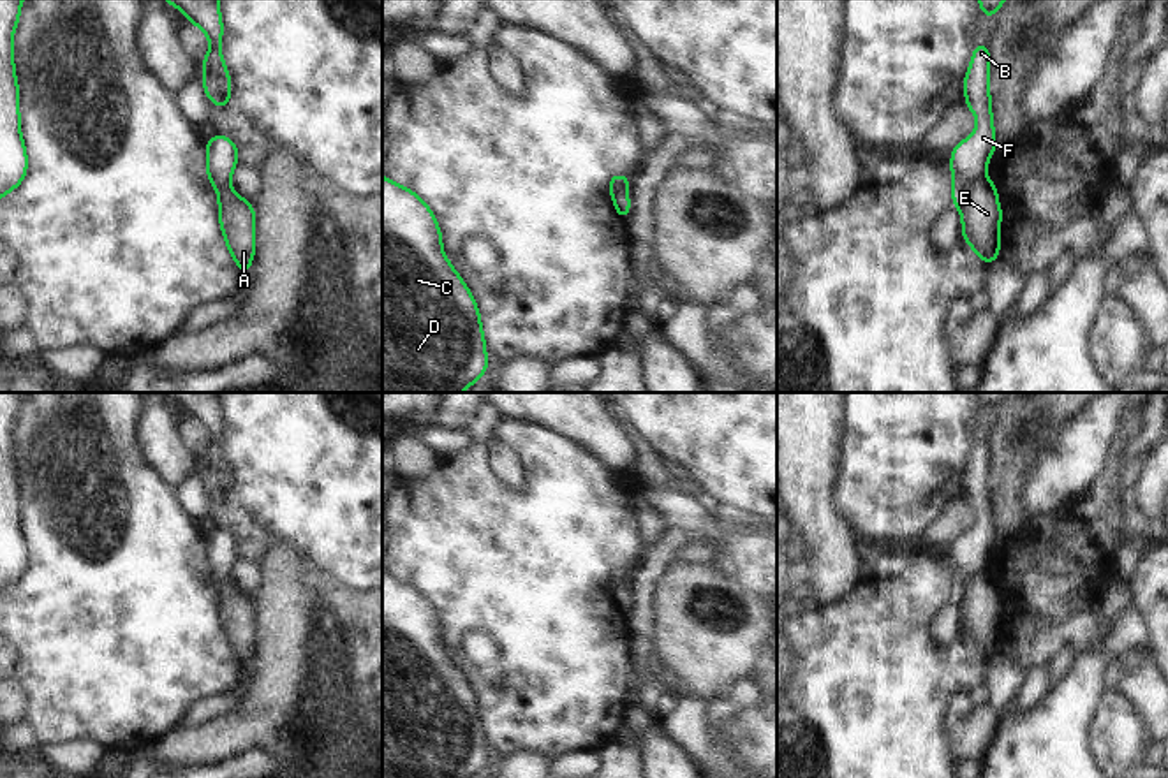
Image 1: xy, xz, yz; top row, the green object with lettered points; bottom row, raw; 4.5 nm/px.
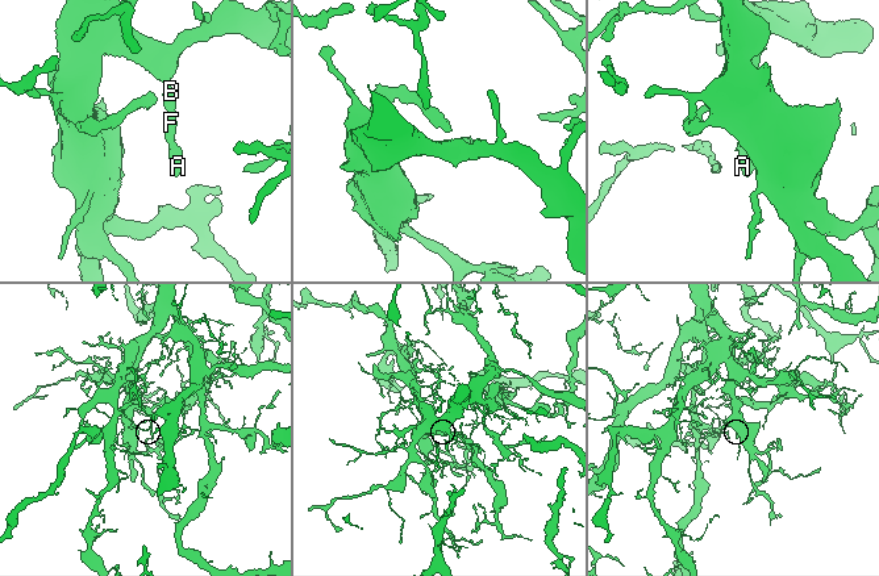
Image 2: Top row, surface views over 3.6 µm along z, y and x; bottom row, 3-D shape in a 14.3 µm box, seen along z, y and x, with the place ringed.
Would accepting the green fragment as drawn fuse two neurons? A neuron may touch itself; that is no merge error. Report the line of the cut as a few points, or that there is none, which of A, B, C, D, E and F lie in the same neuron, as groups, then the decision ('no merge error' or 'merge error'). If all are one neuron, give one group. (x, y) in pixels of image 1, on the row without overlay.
cut yz (983, 569), (966, 587), (961, 604); groups A E / B C D F; merge error

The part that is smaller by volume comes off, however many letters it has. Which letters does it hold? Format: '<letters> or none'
A, E

